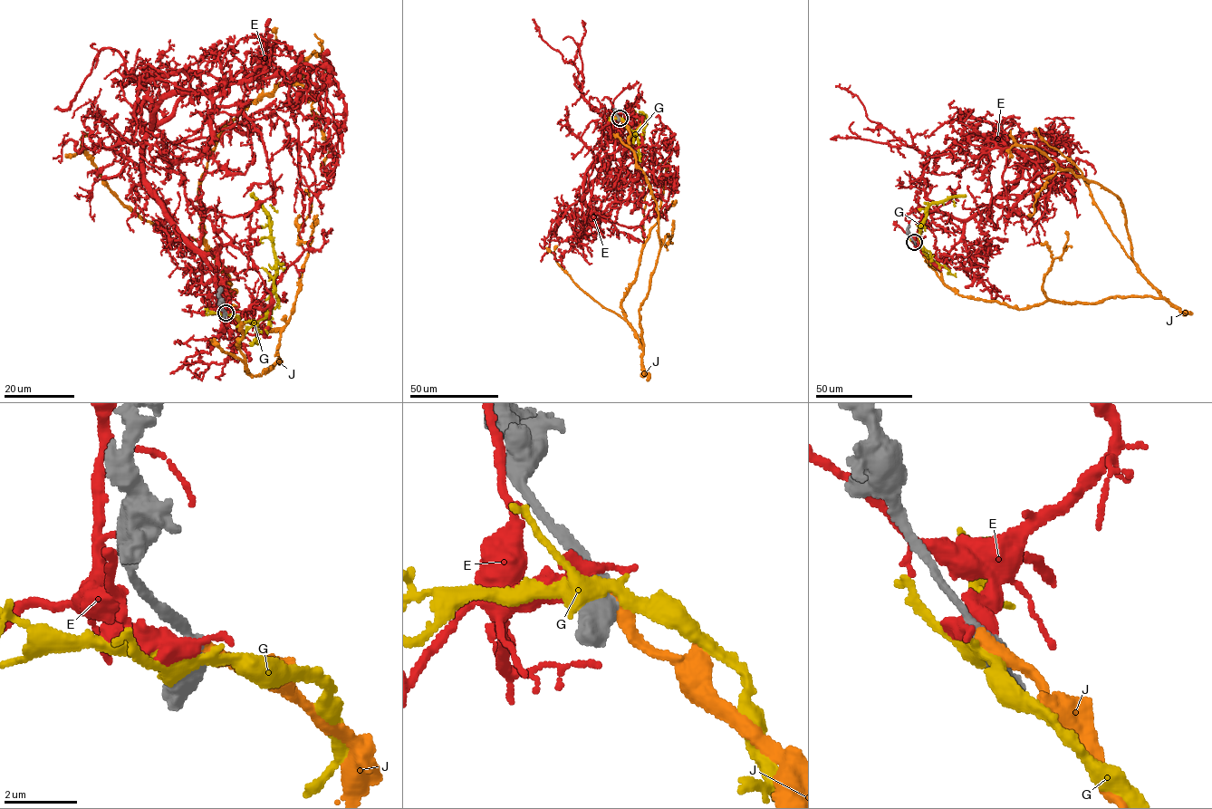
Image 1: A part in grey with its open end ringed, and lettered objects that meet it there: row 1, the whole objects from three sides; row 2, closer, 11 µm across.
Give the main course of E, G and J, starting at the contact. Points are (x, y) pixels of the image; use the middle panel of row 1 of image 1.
E: (618, 118), (614, 152), (582, 202), (608, 120), (582, 94), (576, 66), (533, 19)
G: (618, 118), (623, 120), (628, 128), (636, 130), (643, 114), (631, 147)
J: (619, 118), (658, 215), (659, 250), (639, 310), (643, 348), (621, 303), (661, 215), (667, 170)

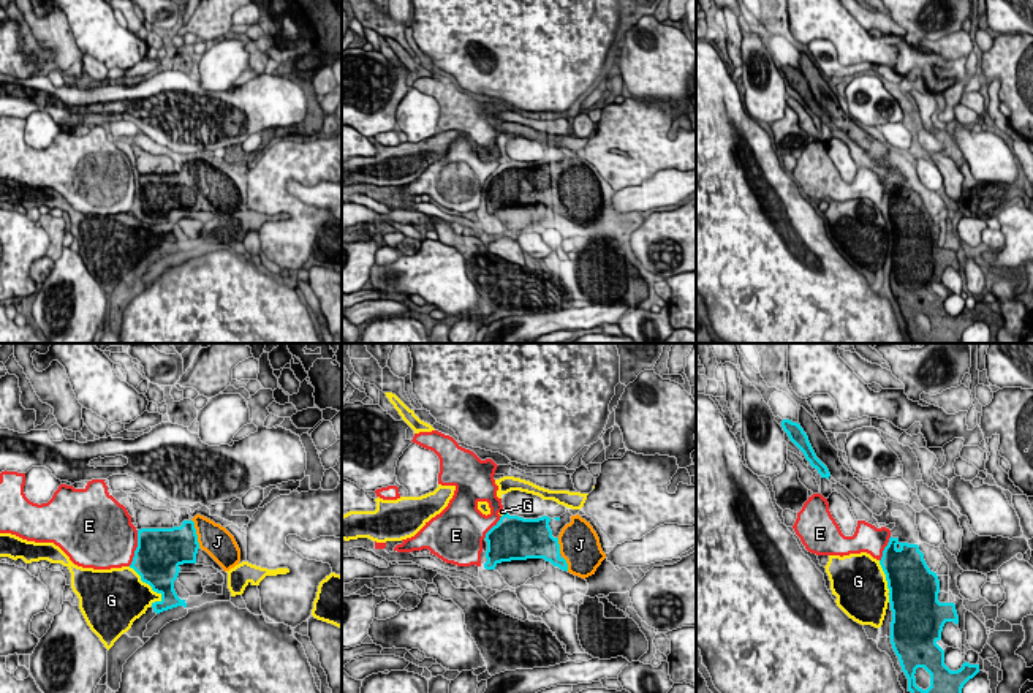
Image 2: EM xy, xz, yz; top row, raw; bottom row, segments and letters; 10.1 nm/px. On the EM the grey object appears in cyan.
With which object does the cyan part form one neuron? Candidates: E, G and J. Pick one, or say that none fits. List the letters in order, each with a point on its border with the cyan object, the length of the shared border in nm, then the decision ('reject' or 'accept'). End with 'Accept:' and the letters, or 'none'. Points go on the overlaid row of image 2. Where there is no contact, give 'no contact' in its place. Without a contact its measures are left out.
E: meets cyan in xy at (136, 548); contact 380 nm long; reject
G: meets cyan in xy at (147, 583); contact 500 nm long; reject
J: meets cyan in xy at (195, 533); contact 300 nm long; accept
Accept: J

